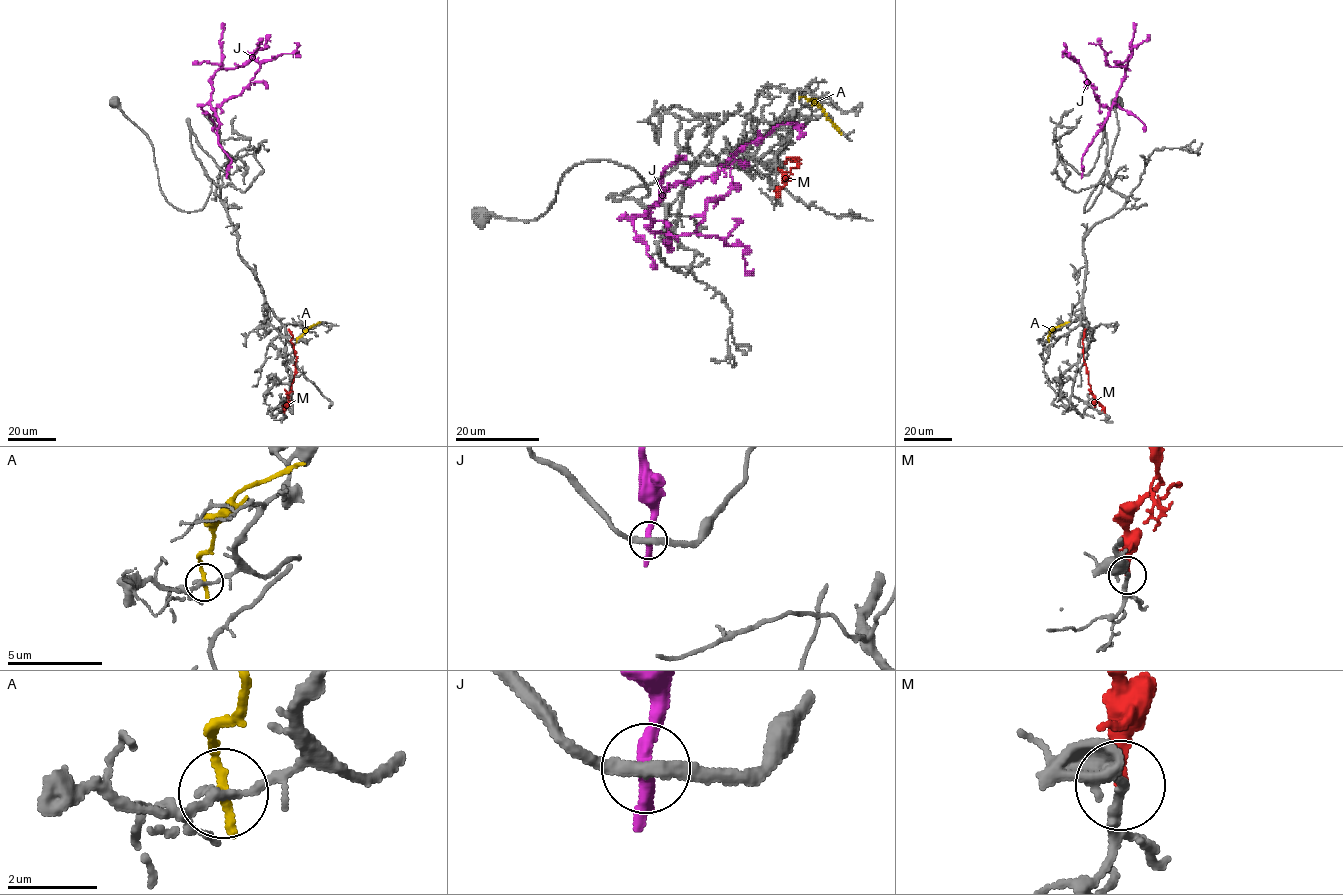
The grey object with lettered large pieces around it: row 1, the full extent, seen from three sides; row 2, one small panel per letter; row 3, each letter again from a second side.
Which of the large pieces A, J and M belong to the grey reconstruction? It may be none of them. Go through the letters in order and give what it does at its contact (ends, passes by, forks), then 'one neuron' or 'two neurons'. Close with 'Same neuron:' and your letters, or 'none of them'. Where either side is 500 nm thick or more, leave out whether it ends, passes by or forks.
A: it passes by | two neurons
J: it passes by | two neurons
M: it ends | two neurons
Same neuron: none of them

